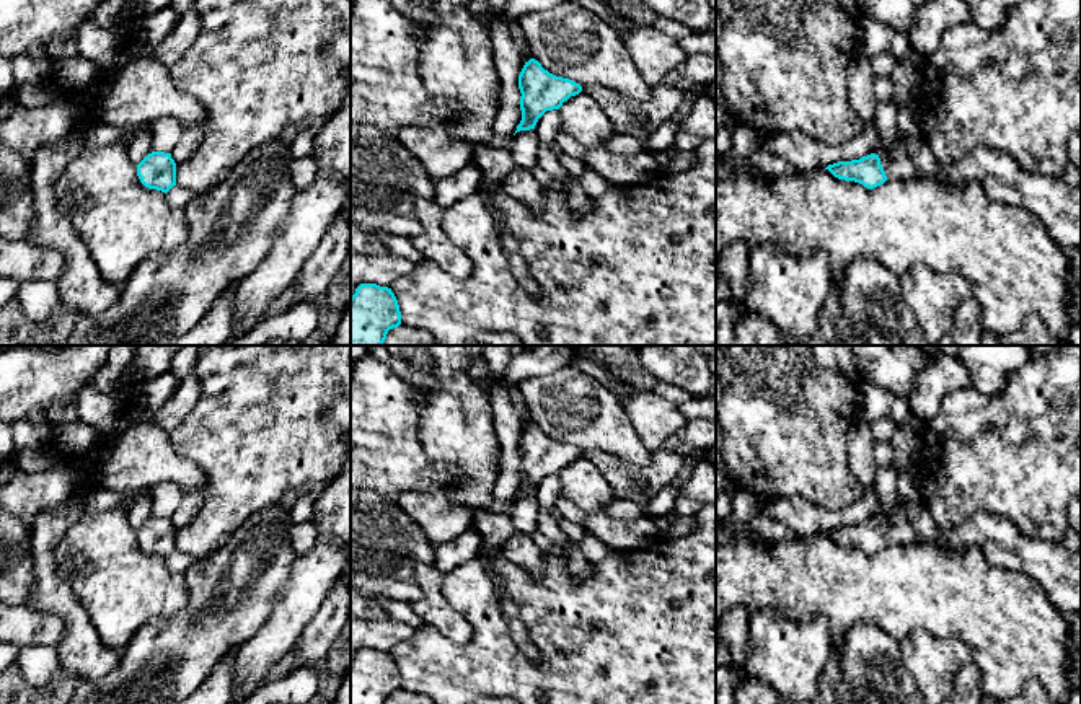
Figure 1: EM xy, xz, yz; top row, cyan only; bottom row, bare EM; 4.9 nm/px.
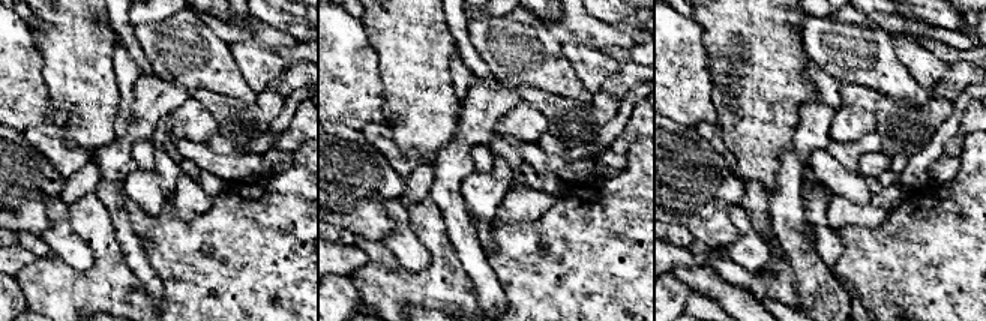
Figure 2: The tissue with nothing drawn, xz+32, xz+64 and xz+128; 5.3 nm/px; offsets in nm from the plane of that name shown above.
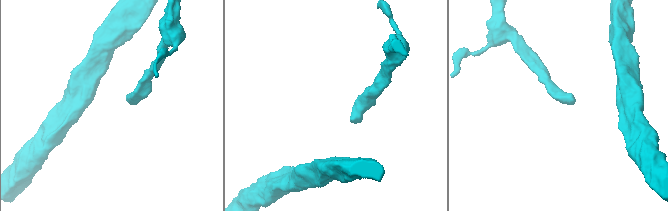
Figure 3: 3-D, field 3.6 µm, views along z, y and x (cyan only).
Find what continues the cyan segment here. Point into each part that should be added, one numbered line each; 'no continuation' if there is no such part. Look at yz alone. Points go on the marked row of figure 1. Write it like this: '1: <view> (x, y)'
1: yz (1058, 206)

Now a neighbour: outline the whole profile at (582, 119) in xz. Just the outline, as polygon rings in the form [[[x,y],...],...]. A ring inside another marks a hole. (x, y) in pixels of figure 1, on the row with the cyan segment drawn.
[[[587,93],[571,96],[563,103],[559,112],[563,117],[561,134],[574,137],[584,147],[603,147],[616,134],[608,116]]]

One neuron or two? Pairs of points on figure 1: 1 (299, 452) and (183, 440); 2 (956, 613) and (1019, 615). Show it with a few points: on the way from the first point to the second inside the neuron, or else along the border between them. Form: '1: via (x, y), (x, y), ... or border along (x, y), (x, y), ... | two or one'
1: via (269, 440), (212, 440) | one
2: via (972, 611), (1003, 611) | one

